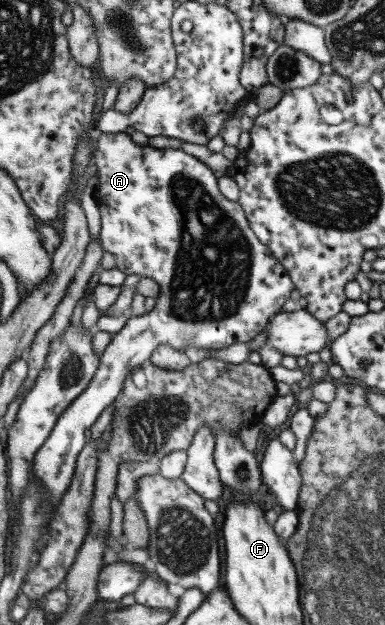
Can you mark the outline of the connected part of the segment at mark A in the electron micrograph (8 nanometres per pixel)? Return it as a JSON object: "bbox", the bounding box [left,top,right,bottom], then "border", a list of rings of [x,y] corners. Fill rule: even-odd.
{"bbox":[35,132,297,512],"border":[[[122,132],[117,134],[102,134],[102,136],[100,136],[100,140],[98,140],[98,152],[95,152],[94,165],[97,167],[97,174],[99,177],[96,201],[101,215],[99,241],[101,242],[102,248],[115,257],[117,260],[116,268],[121,272],[124,272],[124,274],[138,274],[142,277],[157,280],[158,284],[161,286],[161,293],[151,311],[146,312],[140,317],[134,316],[133,318],[130,318],[126,322],[126,325],[113,335],[110,343],[101,355],[101,366],[98,367],[97,374],[92,379],[89,387],[86,388],[81,396],[62,413],[50,438],[45,442],[45,446],[42,447],[35,456],[35,477],[41,480],[43,487],[47,490],[47,494],[42,497],[48,497],[53,502],[55,512],[61,503],[62,497],[73,484],[74,475],[77,474],[78,457],[84,450],[84,447],[89,443],[88,438],[86,438],[86,430],[88,430],[90,426],[94,426],[94,422],[96,422],[96,420],[104,414],[104,411],[119,398],[122,389],[125,387],[125,380],[129,375],[129,372],[134,371],[136,367],[142,365],[150,367],[153,352],[156,351],[161,344],[169,344],[172,348],[183,351],[186,350],[186,348],[190,348],[190,346],[202,348],[204,350],[219,350],[220,348],[226,348],[226,346],[232,346],[234,342],[250,342],[252,338],[256,338],[256,336],[266,328],[266,324],[271,321],[274,315],[281,313],[280,310],[282,310],[282,306],[288,302],[292,290],[297,289],[297,285],[294,284],[293,277],[290,276],[286,266],[282,265],[282,262],[278,260],[277,257],[274,257],[269,245],[264,244],[258,238],[257,233],[254,232],[249,217],[246,216],[245,209],[239,202],[232,202],[232,200],[228,200],[228,198],[224,196],[220,191],[219,179],[214,176],[214,171],[196,156],[190,155],[181,149],[156,149],[147,144],[136,146],[136,144],[132,142],[131,136]]]}

